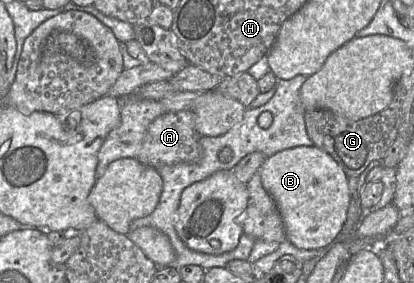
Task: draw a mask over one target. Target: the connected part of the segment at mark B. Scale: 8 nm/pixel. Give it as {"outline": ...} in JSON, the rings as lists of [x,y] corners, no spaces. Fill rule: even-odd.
{"outline":[[[316,146],[289,148],[266,158],[259,173],[264,189],[274,200],[282,217],[287,241],[298,249],[315,250],[335,240],[347,219],[350,192],[347,175],[331,155]]]}

